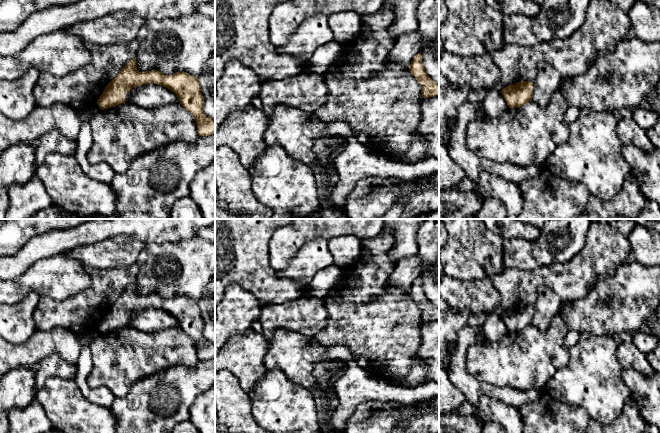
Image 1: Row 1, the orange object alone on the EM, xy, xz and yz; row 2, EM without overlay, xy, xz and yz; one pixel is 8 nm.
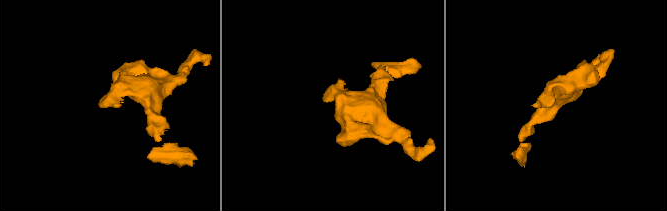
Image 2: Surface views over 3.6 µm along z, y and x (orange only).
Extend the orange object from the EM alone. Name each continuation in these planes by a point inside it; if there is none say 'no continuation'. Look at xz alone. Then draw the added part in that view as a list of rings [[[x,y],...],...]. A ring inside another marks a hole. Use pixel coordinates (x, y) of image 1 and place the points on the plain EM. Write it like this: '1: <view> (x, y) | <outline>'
no continuation

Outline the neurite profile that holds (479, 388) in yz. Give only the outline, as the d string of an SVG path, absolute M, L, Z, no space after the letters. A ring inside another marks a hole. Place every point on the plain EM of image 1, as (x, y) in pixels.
M464 326L458 332L455 351L447 369L451 382L464 394L466 401L473 407L478 407L482 395L497 398L516 408L541 398L544 390L521 391L510 387L497 387L486 382L480 382L466 370L466 353L470 346L478 344L481 327Z

